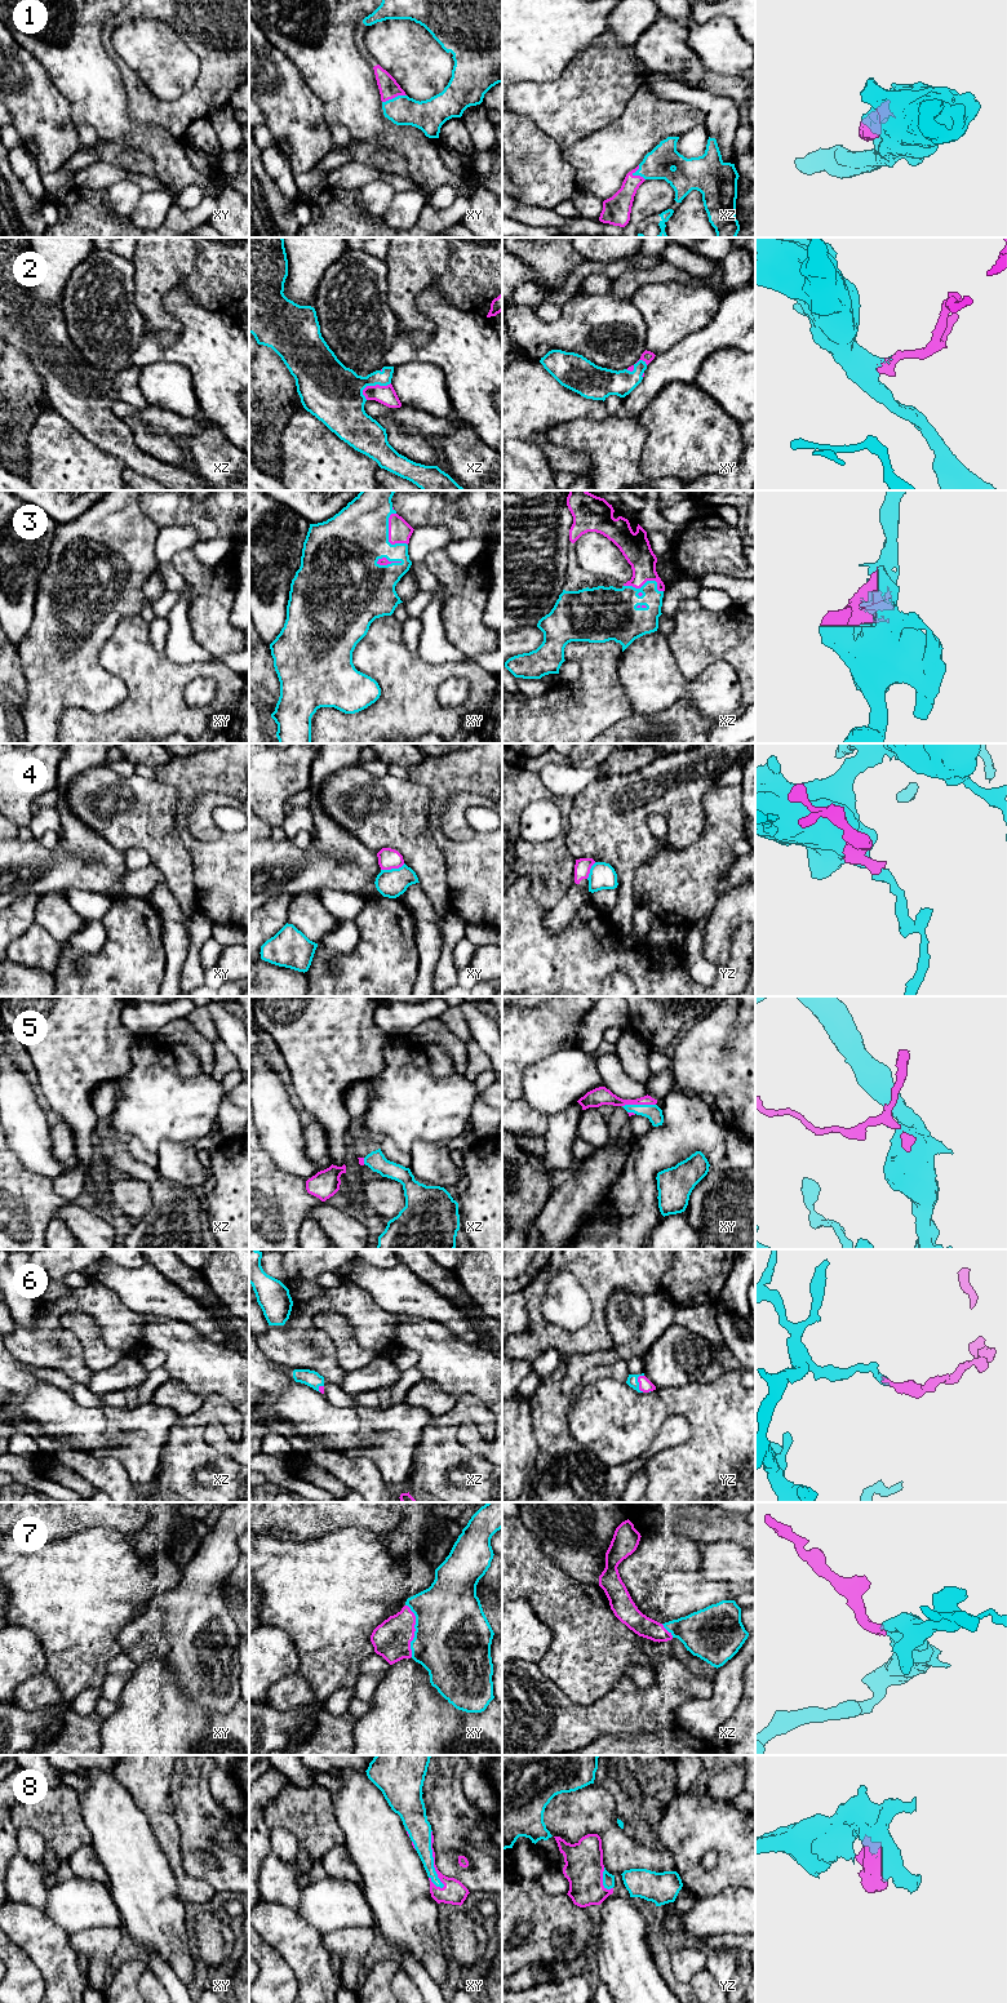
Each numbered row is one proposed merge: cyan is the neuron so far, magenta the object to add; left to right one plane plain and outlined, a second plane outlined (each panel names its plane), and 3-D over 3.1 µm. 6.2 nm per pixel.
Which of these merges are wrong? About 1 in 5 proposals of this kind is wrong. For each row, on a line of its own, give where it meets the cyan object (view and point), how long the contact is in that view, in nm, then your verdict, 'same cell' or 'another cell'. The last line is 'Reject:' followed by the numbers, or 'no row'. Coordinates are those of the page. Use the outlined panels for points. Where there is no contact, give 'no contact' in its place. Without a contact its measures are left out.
1: xy (395, 97) | 160 nm | same cell
2: xz (375, 385) | 200 nm | same cell
3: xy (387, 534) | 220 nm | same cell
4: xy (393, 869) | 160 nm | another cell
5: xy (638, 1105) | 200 nm | same cell
6: yz (638, 1384) | 110 nm | same cell
7: xy (416, 1630) | 340 nm | same cell
8: xy (433, 1860) | 380 nm | same cell
Reject: 4

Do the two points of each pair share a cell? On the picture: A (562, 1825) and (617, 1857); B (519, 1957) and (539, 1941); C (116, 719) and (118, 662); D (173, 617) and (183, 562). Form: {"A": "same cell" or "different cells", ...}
{"A": "same cell", "B": "same cell", "C": "same cell", "D": "different cells"}

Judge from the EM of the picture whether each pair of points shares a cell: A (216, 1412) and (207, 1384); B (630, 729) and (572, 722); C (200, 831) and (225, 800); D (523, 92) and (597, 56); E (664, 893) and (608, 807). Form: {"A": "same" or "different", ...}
{"A": "different", "B": "different", "C": "same", "D": "same", "E": "different"}

